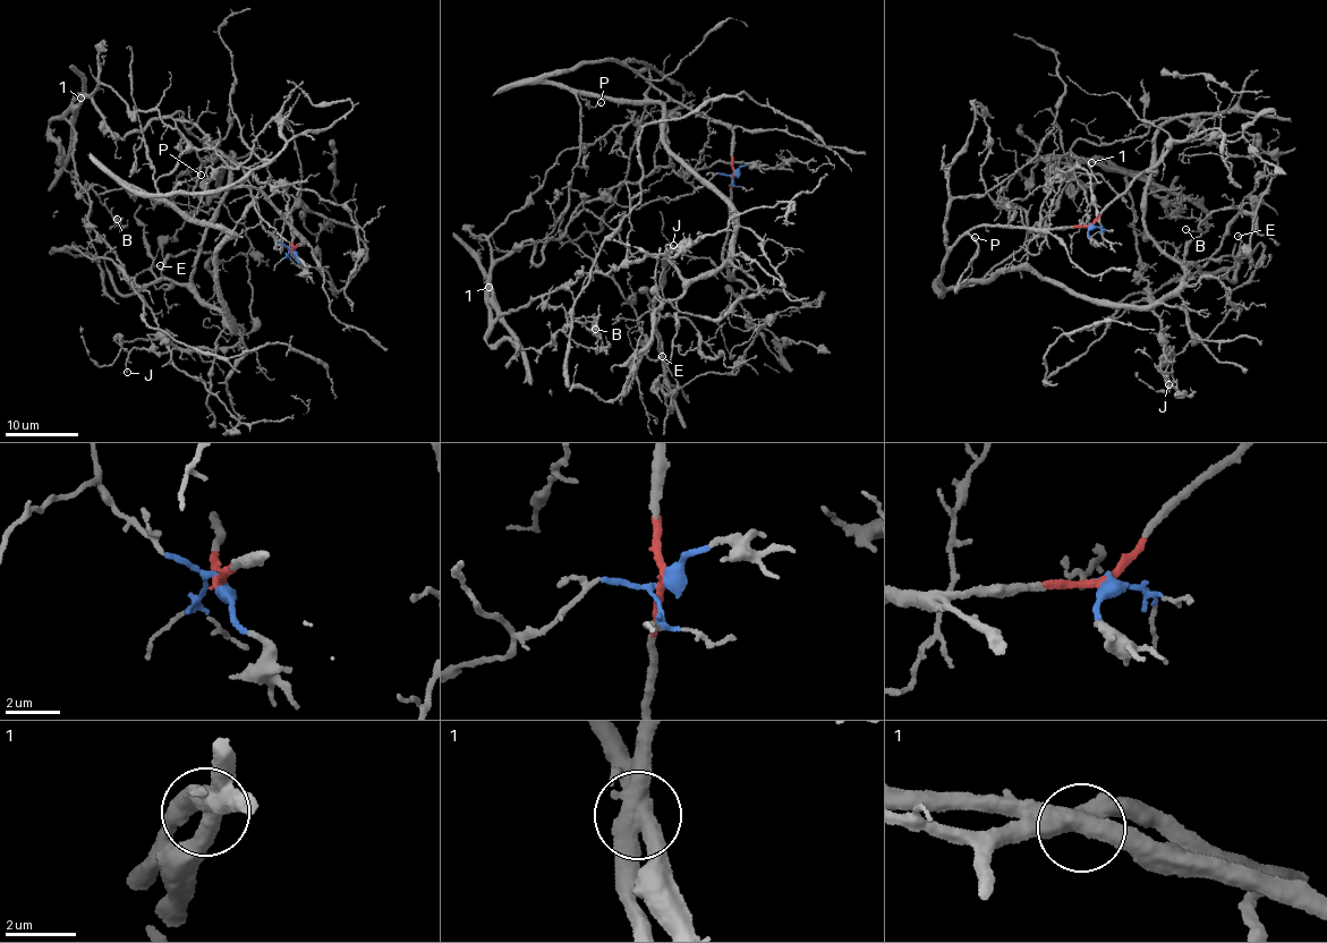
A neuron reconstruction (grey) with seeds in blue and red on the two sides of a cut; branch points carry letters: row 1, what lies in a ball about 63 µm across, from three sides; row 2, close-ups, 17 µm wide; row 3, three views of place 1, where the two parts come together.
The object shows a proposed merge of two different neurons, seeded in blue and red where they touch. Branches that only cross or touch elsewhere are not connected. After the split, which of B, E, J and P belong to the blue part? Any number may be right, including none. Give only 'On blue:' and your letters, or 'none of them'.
On blue: B, J

